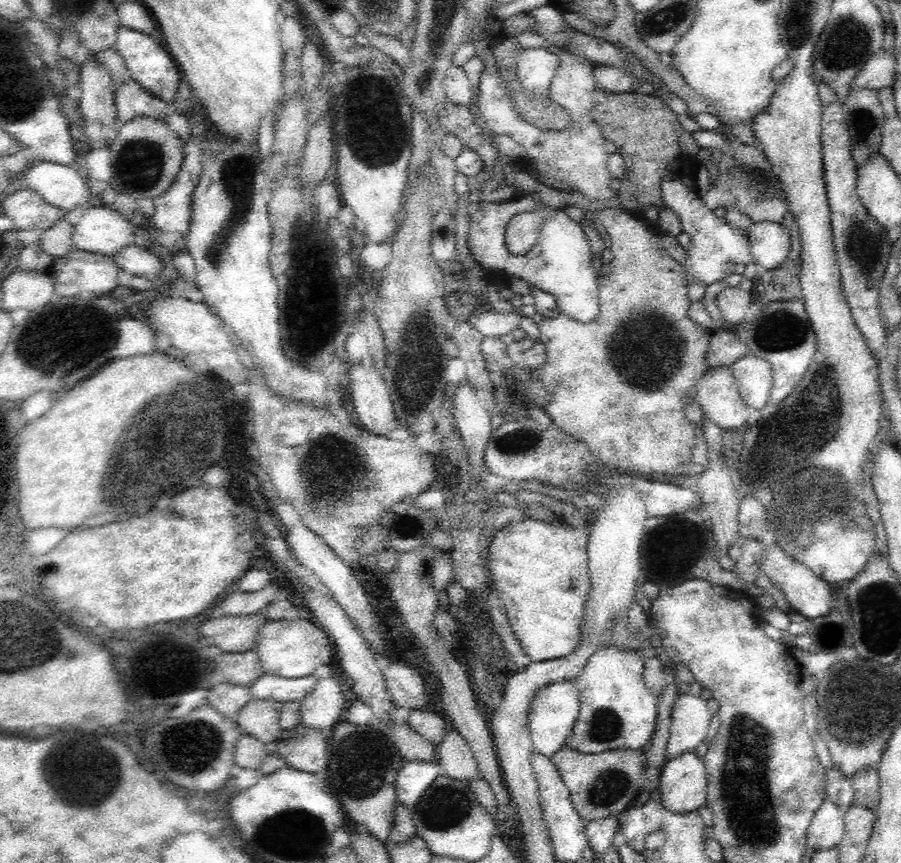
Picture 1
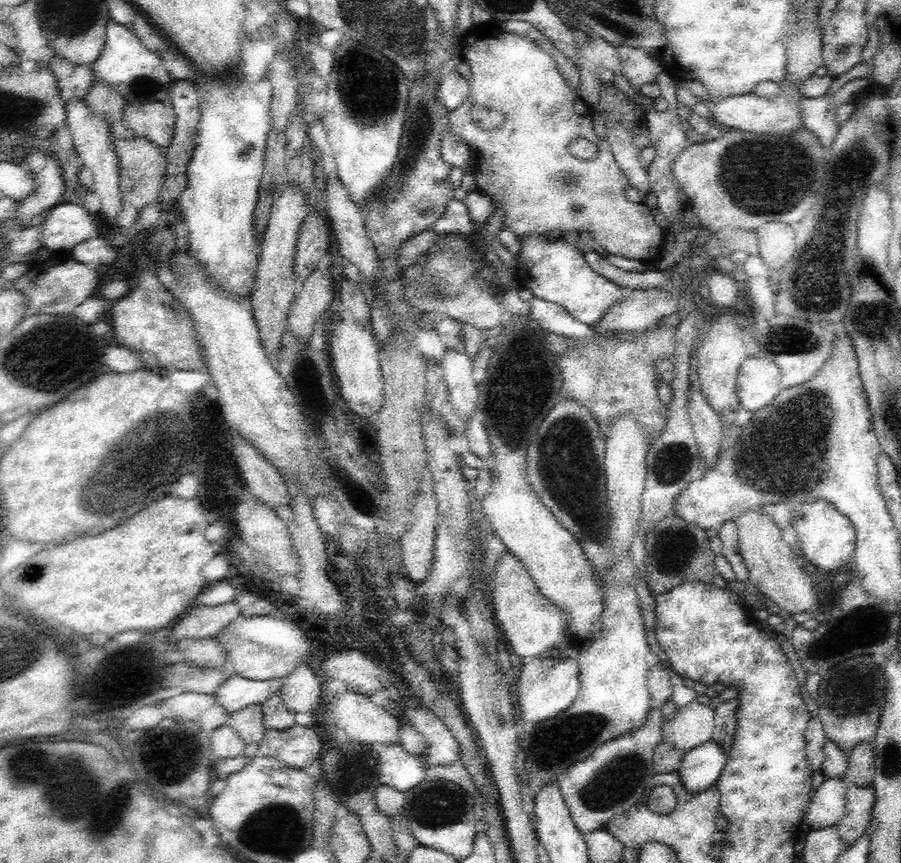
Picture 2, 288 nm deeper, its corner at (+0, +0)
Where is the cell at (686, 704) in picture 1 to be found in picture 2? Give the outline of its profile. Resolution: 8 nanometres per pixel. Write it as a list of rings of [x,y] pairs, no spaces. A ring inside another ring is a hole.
[[[692,700],[688,706],[666,718],[662,726],[662,742],[672,744],[684,754],[710,742],[716,728],[714,714],[716,712],[710,706]]]

